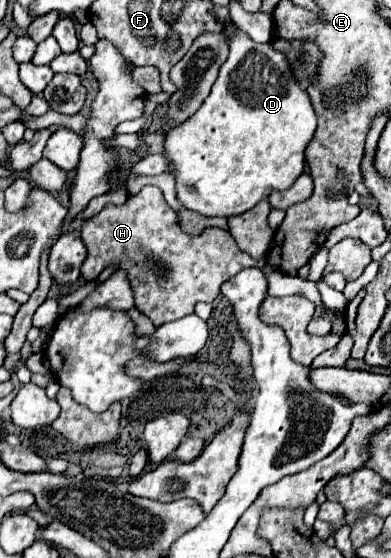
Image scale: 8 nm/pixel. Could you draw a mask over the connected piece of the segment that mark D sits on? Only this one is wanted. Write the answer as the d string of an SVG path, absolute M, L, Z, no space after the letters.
M233 29L233 37L229 39L229 57L221 65L219 77L217 77L217 81L215 81L209 97L203 101L203 105L197 109L197 113L193 113L187 121L183 121L181 125L177 125L175 129L171 129L167 133L167 139L165 139L165 155L155 155L155 157L149 155L149 157L137 161L131 169L133 169L135 175L137 173L143 173L143 175L161 175L163 171L171 171L169 165L167 165L167 161L173 161L175 179L177 179L177 197L179 197L179 201L187 209L193 209L193 211L197 211L197 213L201 213L205 217L231 217L231 215L239 215L239 213L245 213L245 211L253 209L261 199L267 199L271 191L275 191L275 189L283 189L285 191L285 189L289 189L297 181L297 177L305 169L305 149L311 143L311 139L315 135L315 129L317 129L317 117L315 117L315 111L311 107L309 95L299 85L299 81L297 81L297 77L295 77L295 73L293 73L293 69L291 69L291 65L289 65L289 61L285 57L285 53L279 53L277 49L273 49L271 43L265 43L265 45L255 43L243 31Z

